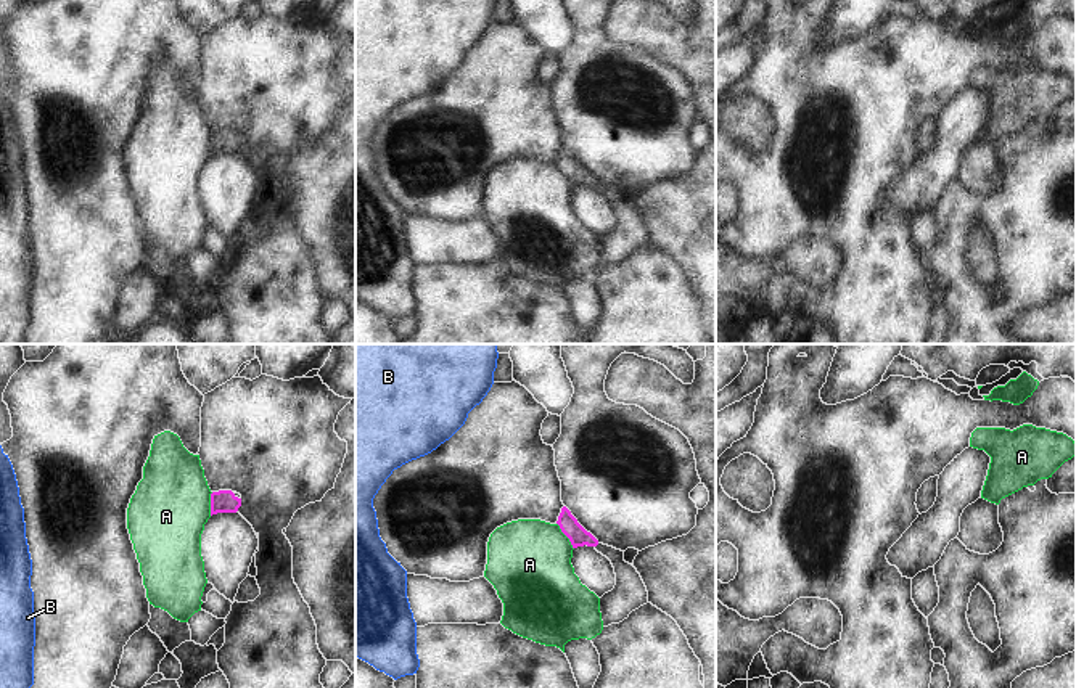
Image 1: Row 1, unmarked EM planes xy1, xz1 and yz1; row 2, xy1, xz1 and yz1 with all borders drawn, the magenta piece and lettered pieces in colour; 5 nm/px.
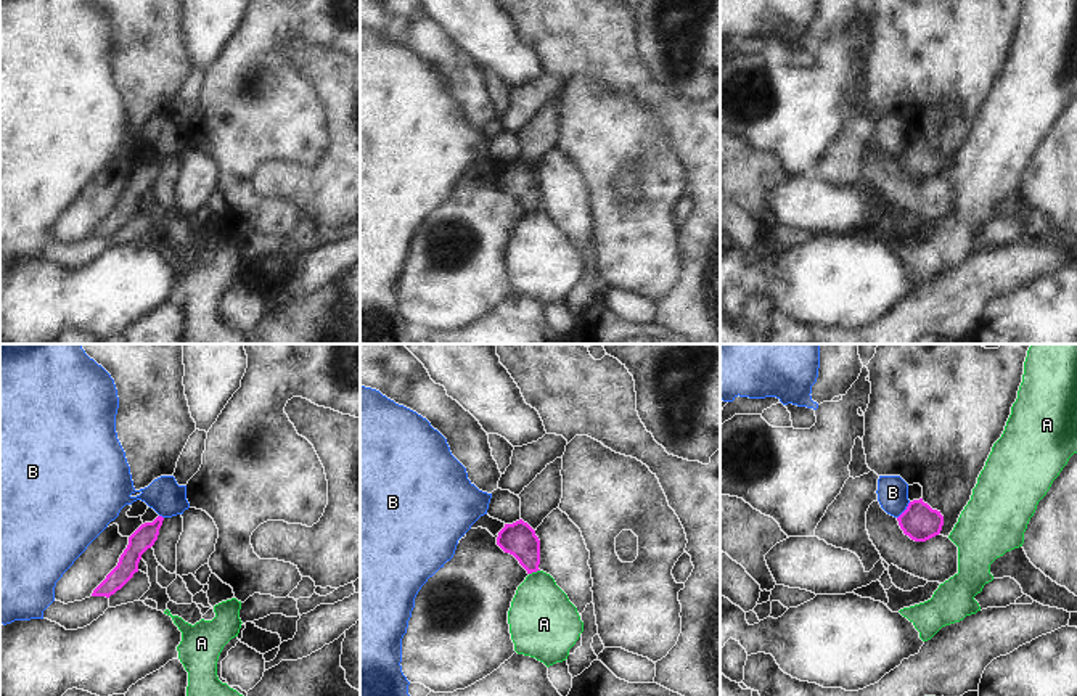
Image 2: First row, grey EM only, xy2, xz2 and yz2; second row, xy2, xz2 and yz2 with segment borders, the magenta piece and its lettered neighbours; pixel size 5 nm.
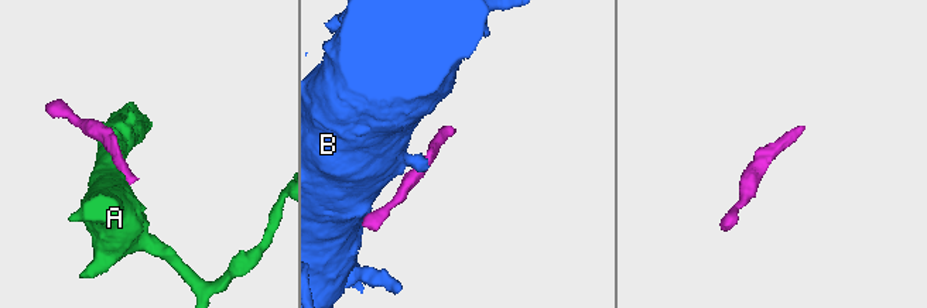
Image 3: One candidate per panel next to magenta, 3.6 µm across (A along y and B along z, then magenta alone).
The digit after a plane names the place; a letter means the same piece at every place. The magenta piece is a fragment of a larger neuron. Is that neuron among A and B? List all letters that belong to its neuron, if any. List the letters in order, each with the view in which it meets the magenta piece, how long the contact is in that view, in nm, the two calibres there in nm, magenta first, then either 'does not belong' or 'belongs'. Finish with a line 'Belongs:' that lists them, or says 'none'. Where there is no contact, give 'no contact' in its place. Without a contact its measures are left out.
A: xz1 | 160 nm | 100/420 nm | does not belong
B: yz2 | 110 nm | 180/160 nm | does not belong
Belongs: none

